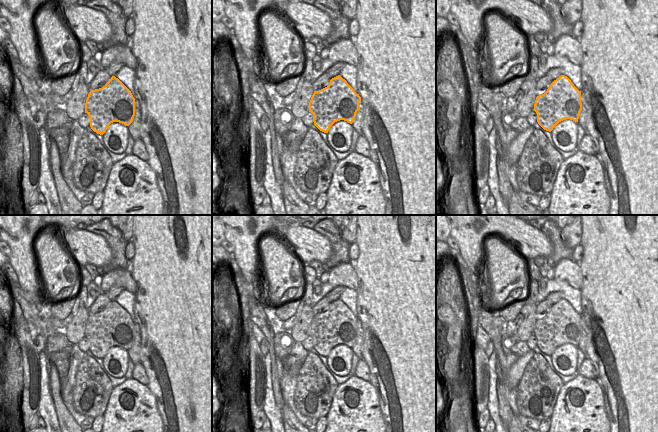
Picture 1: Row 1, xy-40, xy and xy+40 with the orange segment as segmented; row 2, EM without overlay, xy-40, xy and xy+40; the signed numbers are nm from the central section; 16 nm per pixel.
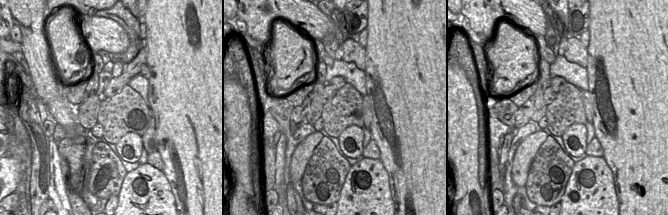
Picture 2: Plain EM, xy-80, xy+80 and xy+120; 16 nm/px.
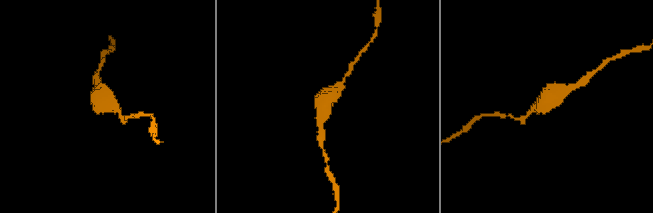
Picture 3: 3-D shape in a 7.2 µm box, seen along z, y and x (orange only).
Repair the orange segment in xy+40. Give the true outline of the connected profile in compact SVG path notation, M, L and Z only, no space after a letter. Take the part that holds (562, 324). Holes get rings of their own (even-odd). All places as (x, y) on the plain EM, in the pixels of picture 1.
M561 299L544 318L536 321L533 334L538 348L549 356L563 344L578 346L582 334L581 315L567 300Z

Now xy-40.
M115 300L99 313L91 314L85 327L90 351L103 359L113 346L129 350L135 340L135 322Z

